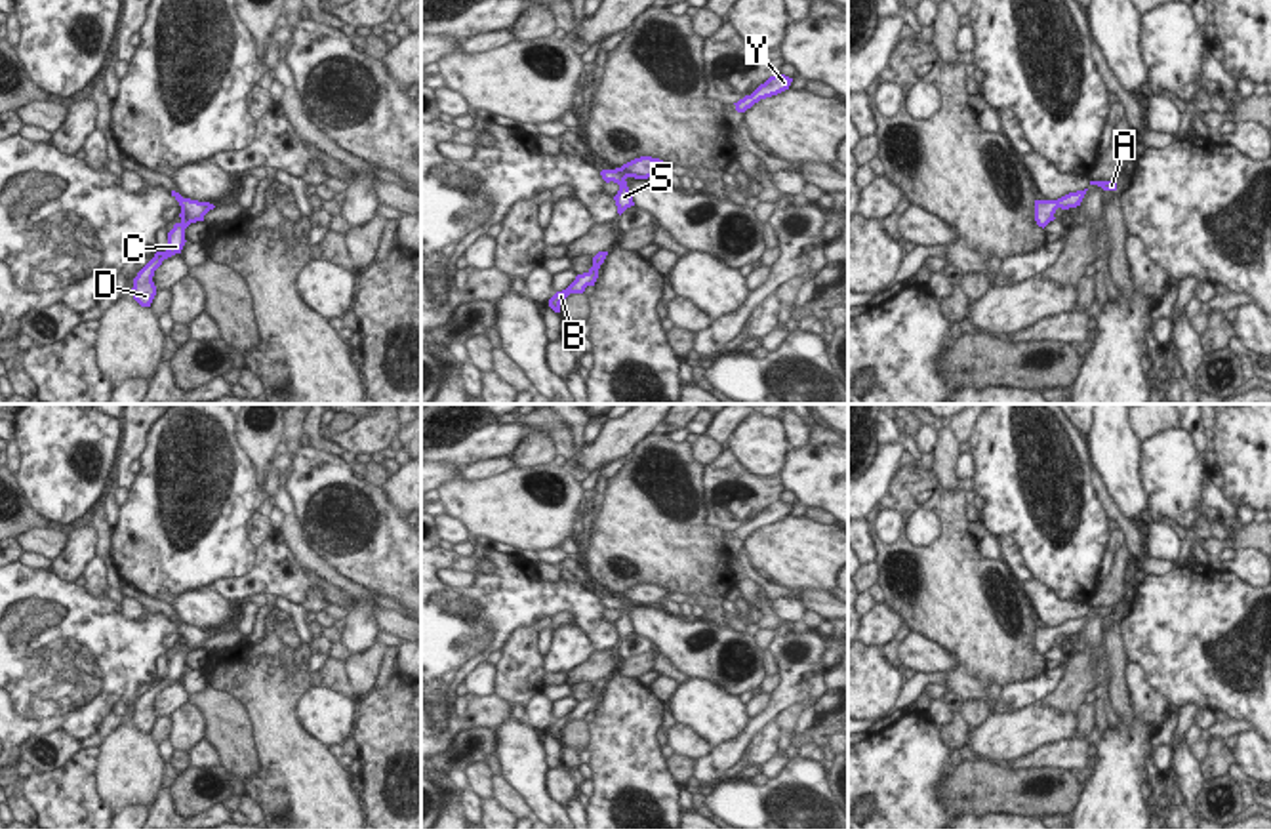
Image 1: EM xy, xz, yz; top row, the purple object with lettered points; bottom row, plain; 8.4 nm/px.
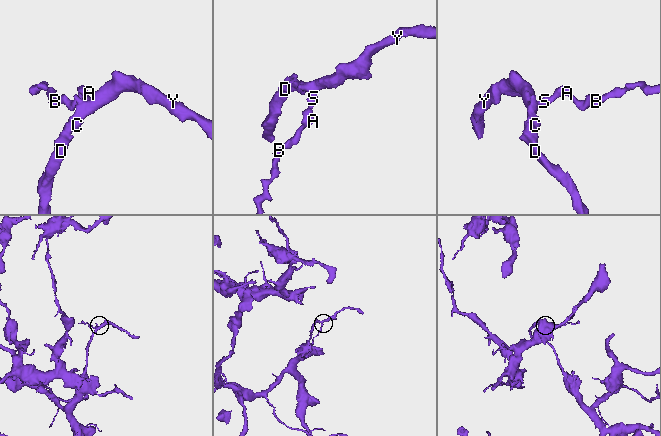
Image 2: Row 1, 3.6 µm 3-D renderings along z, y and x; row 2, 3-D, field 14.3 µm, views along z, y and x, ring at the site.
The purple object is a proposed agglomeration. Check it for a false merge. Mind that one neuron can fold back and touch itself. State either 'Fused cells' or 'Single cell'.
Single cell.

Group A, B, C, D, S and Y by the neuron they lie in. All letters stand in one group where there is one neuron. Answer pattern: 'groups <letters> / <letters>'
groups A B C D S Y

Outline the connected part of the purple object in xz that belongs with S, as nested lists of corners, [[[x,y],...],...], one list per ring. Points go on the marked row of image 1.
[[[640,156],[623,164],[621,168],[602,170],[600,175],[606,183],[614,181],[619,185],[619,191],[614,196],[617,213],[621,215],[627,208],[635,206],[631,191],[625,181],[627,177],[635,177],[635,179],[654,177],[656,179],[656,175],[661,173],[665,168],[669,166],[659,158]]]

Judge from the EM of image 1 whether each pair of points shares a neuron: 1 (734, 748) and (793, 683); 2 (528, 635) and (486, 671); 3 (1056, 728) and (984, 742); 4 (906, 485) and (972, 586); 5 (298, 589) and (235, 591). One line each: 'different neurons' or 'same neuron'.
1: same neuron
2: different neurons
3: same neuron
4: same neuron
5: same neuron

